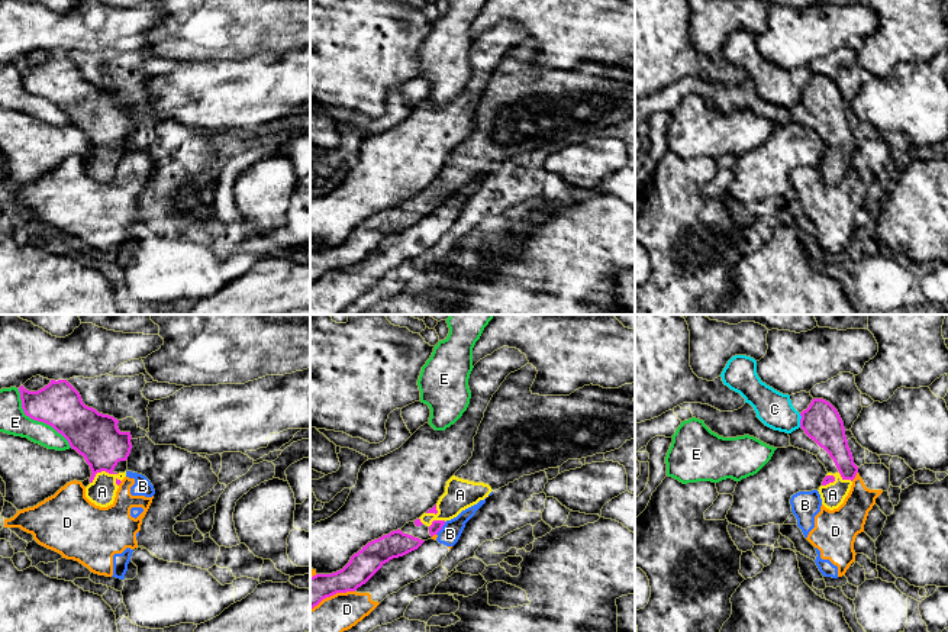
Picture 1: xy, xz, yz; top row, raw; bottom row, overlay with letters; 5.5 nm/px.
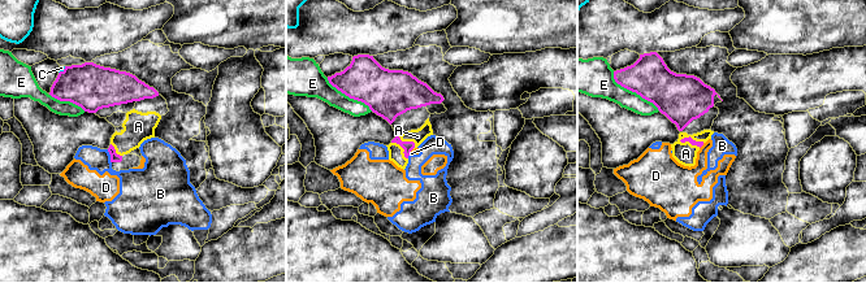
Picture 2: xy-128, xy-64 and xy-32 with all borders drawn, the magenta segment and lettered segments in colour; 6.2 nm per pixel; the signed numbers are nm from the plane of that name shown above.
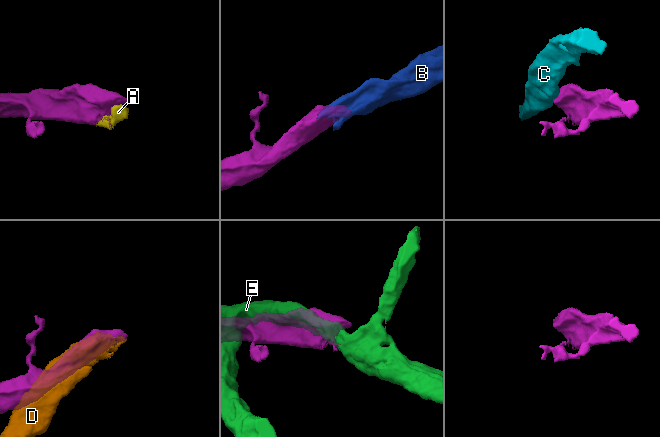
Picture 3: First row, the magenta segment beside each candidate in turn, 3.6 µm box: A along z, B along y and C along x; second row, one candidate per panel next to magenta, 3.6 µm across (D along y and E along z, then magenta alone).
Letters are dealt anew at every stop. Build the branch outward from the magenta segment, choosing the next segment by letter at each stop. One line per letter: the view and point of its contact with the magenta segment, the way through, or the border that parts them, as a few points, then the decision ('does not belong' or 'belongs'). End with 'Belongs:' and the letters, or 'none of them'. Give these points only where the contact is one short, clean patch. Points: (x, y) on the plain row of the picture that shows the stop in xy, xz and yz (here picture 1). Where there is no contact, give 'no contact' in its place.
A: xy (102, 145) | across xy (96, 112), (102, 119), (102, 145), (102, 167) | belongs
B: xz (441, 203) | along xz (445, 197), (435, 209) | does not belong
C: yz (800, 96) | along yz (799, 89), (800, 102) | does not belong
D: xz (332, 270) | does not belong
E: xy (36, 94) | does not belong
Belongs: A

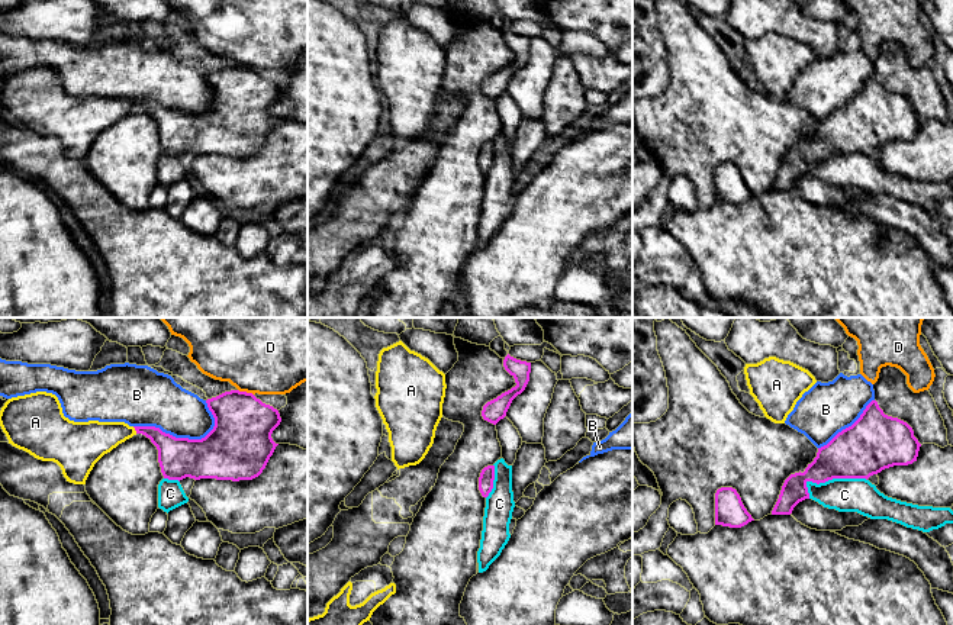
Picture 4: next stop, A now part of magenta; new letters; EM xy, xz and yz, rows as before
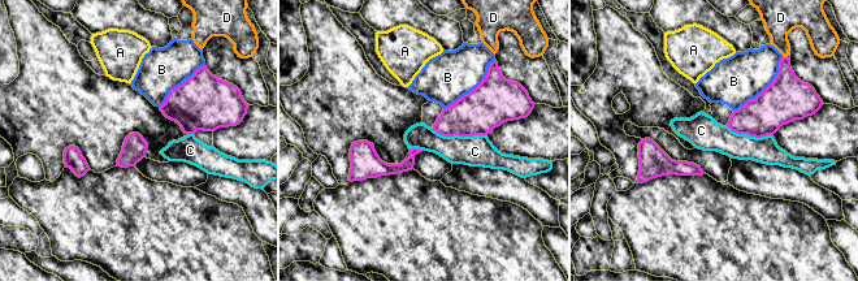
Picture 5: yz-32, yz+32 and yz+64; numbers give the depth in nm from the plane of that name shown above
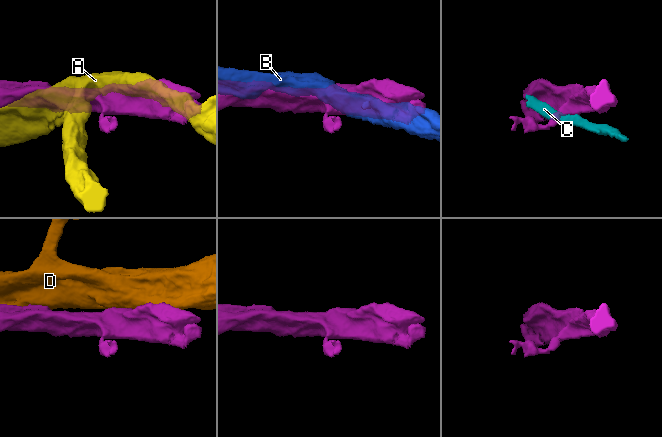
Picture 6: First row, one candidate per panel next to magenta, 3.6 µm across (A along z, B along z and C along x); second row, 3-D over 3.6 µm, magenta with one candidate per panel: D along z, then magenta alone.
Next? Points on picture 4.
A: xy (135, 105) | does not belong
B: xy (177, 113) | does not belong
C: yz (834, 152) | along yz (866, 154), (828, 154), (818, 158), (808, 157), (805, 161) | does not belong
D: xy (245, 67) | does not belong
Belongs: none of them

